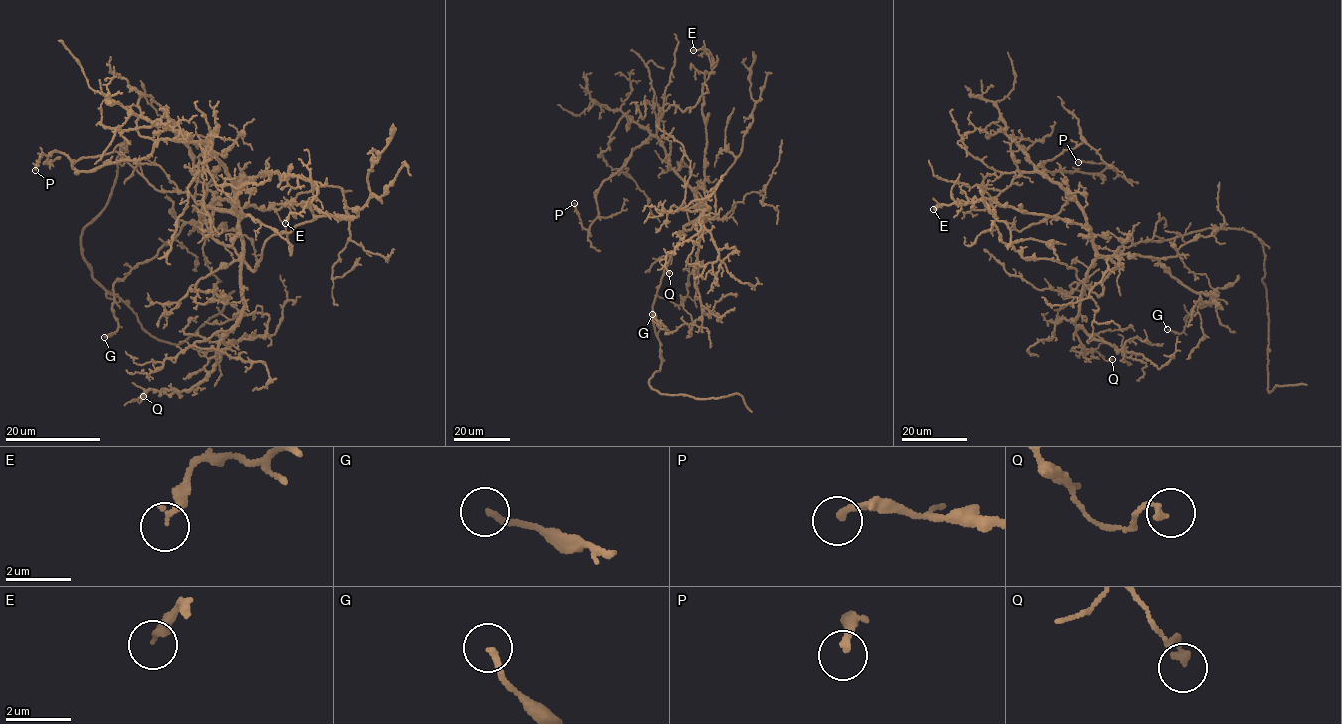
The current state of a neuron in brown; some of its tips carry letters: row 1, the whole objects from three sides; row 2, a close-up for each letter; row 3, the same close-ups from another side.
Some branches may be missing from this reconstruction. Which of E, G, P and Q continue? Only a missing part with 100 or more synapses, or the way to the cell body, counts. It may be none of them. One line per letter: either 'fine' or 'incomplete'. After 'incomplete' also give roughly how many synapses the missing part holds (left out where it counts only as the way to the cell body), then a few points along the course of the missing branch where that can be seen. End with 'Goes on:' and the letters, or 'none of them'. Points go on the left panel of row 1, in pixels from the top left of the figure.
E: fine
G: fine
P: fine
Q: fine
Goes on: none of them

